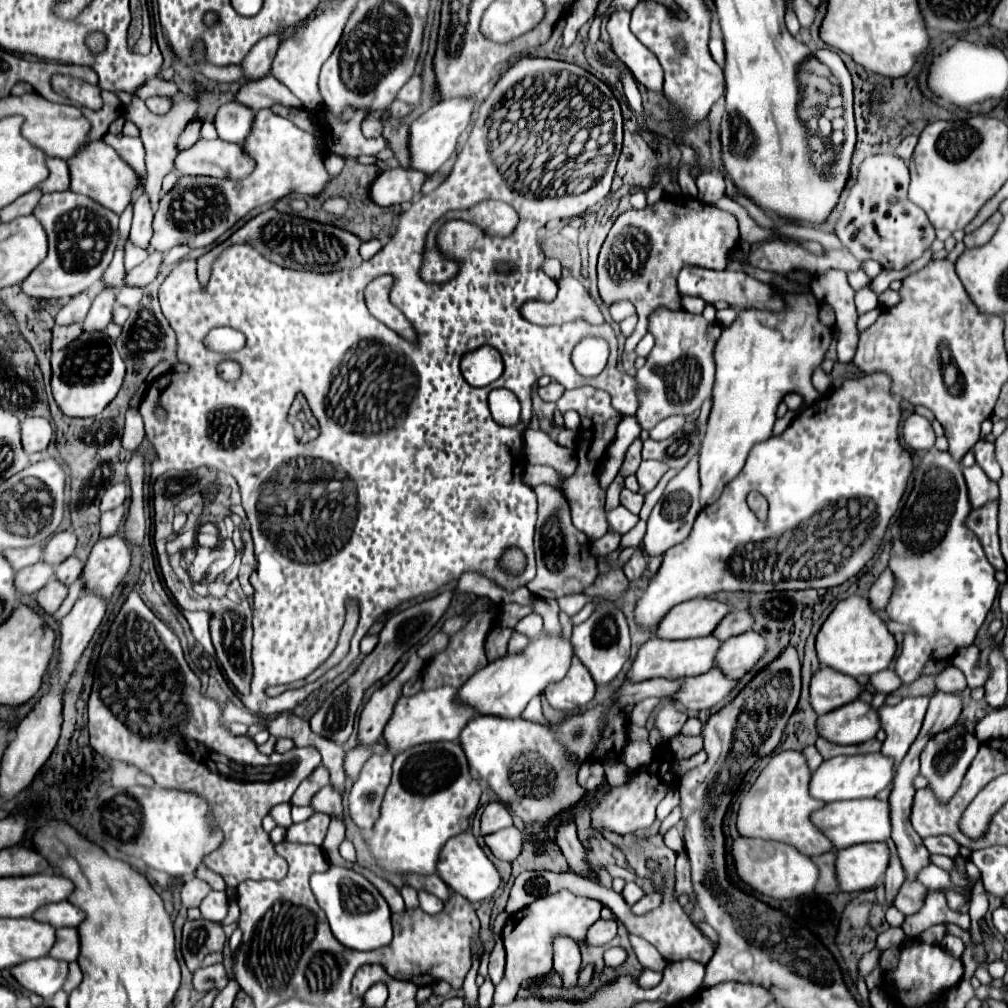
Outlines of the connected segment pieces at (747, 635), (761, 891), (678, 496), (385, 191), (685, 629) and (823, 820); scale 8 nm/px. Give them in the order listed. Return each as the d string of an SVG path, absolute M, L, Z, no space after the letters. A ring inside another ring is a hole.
M749 630L725 640L717 650L715 664L727 678L737 680L745 672L753 670L763 654L765 654L765 640L761 640L757 632Z
M737 838L731 844L731 856L735 862L739 884L749 886L753 894L775 898L775 900L787 900L787 898L809 894L815 888L817 866L811 862L809 856L797 852L789 844L769 842L759 838Z
M695 454L689 464L667 484L663 498L655 504L649 520L647 520L647 534L643 538L645 550L649 552L649 556L661 554L665 550L669 550L671 546L679 544L681 540L685 540L691 532L691 526L697 518L701 510L699 504L699 456Z
M391 168L383 170L377 180L369 186L369 198L379 206L405 204L415 200L421 184L425 182L425 174L409 168Z
M695 598L671 608L655 628L657 638L685 640L709 636L717 622L729 612L727 604L711 598Z
M877 798L867 800L847 800L847 802L831 802L823 808L815 810L811 814L811 820L815 828L821 828L821 832L831 840L833 850L841 850L853 844L863 842L883 842L891 836L891 824L889 824L889 804L881 802Z

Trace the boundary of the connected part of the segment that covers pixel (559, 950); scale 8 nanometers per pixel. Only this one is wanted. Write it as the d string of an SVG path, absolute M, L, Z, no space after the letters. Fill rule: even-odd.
M569 938L555 940L555 972L563 978L563 988L577 986L577 974L581 968L581 952L579 946Z

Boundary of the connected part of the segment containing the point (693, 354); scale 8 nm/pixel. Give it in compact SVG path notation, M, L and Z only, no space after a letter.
M657 308L649 316L649 334L657 338L671 336L671 344L655 344L647 354L647 362L637 370L635 382L639 386L639 410L637 418L643 430L651 430L657 422L683 414L689 416L701 408L701 404L711 398L713 388L713 346L721 334L721 324L707 322L701 314L691 314L687 310Z

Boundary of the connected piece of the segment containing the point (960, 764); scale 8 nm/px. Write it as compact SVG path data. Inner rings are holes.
M953 726L937 736L933 736L929 740L929 744L925 746L925 750L921 752L921 770L919 774L923 778L927 778L927 786L931 788L931 792L935 794L935 798L941 802L941 804L947 804L959 790L961 786L961 780L965 776L965 772L969 770L975 754L979 750L979 740L965 732L963 726Z

